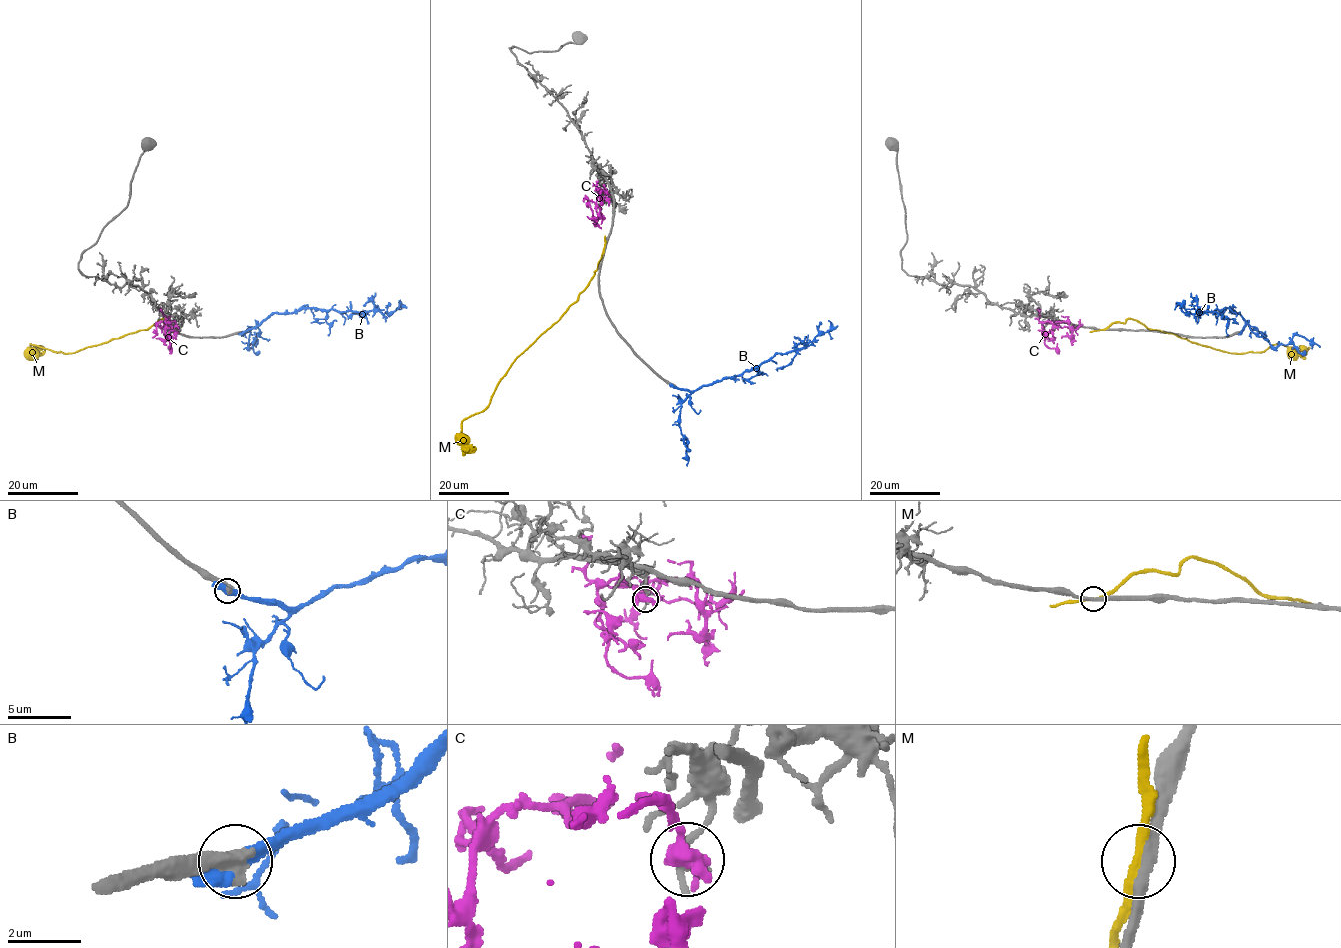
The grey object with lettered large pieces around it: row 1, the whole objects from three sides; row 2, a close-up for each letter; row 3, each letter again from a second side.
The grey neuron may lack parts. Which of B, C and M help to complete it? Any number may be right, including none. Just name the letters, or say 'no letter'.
B

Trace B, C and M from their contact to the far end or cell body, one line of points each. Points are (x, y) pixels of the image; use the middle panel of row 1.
B: (674, 387), (697, 390), (740, 376), (777, 353), (802, 349), (820, 333), (830, 329), (828, 320)
C: (608, 201), (599, 190), (596, 205), (602, 215), (595, 219), (587, 216)
M: (604, 248), (578, 299), (519, 356), (499, 382), (490, 403), (462, 422), (461, 444), (466, 448), (475, 447)

